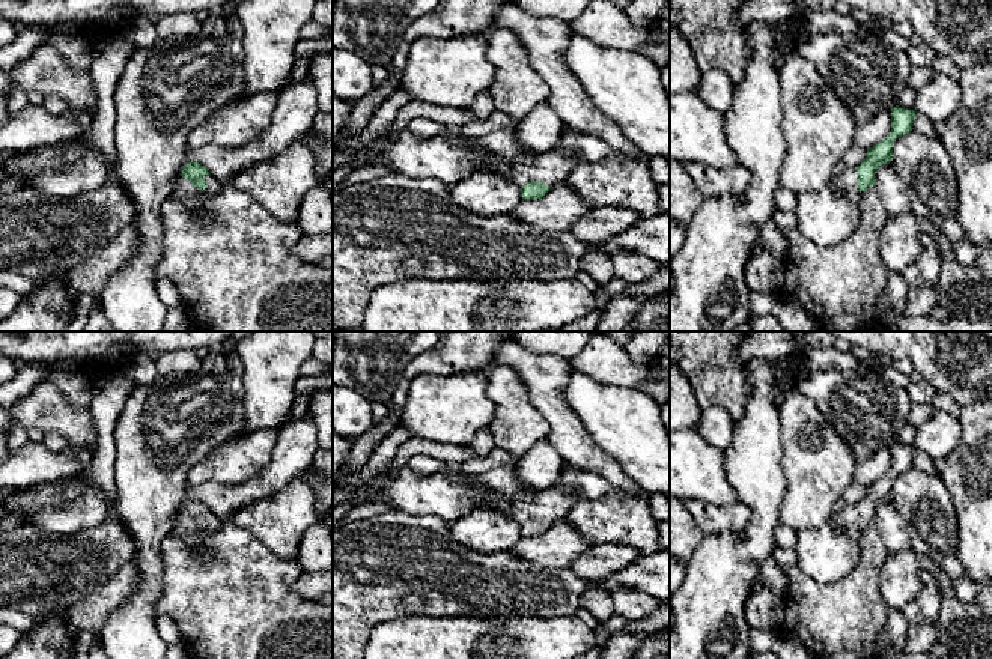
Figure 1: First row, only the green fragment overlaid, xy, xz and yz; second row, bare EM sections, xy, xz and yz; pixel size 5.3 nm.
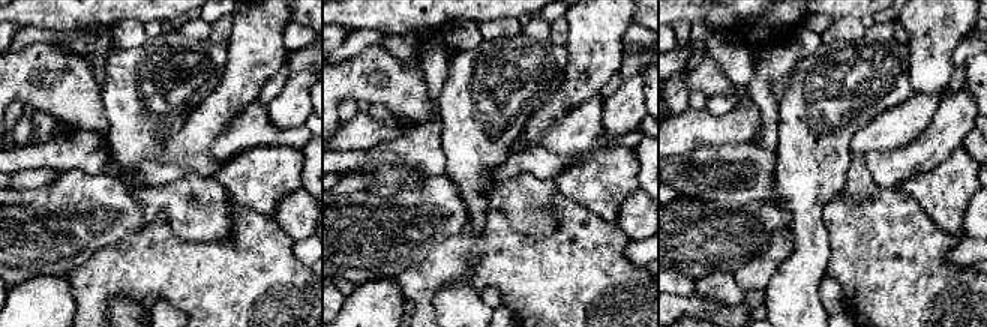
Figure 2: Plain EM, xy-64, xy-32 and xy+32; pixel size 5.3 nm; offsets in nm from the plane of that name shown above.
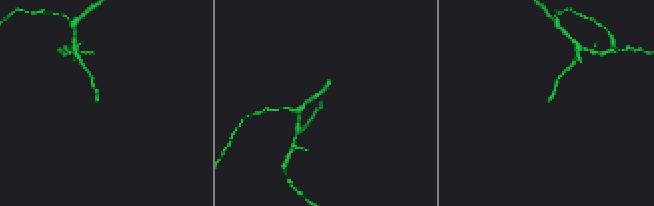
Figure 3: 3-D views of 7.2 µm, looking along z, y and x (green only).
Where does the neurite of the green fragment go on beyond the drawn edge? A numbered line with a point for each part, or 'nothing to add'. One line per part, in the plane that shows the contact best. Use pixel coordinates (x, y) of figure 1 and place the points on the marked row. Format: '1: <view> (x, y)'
1: xy (184, 191)

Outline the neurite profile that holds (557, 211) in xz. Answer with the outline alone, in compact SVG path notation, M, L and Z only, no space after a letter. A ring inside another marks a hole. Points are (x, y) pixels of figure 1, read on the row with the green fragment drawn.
M564 181L551 187L542 199L521 200L509 215L545 232L568 232L592 208Z

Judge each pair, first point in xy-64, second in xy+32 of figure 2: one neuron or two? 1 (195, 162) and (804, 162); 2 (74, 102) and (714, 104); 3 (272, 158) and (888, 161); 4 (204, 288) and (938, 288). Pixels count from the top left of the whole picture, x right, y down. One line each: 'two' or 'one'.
1: two
2: two
3: two
4: one

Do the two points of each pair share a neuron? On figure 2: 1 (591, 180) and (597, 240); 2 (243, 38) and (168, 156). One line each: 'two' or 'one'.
1: two
2: one

